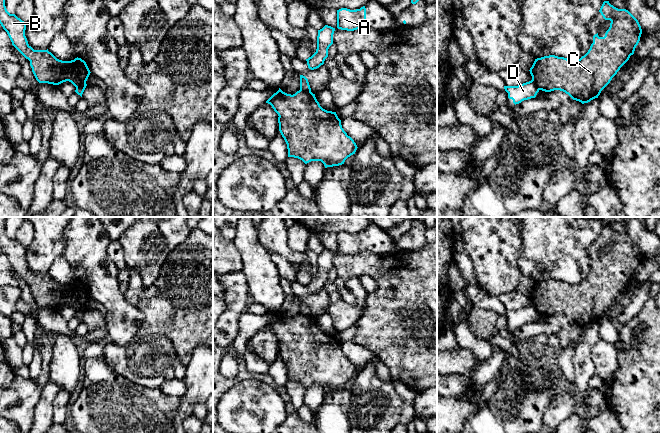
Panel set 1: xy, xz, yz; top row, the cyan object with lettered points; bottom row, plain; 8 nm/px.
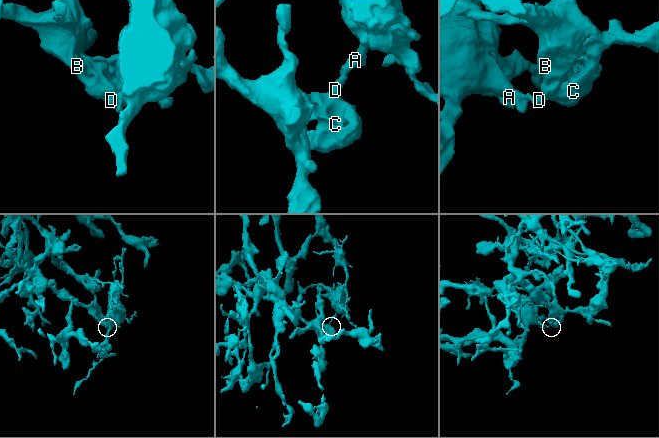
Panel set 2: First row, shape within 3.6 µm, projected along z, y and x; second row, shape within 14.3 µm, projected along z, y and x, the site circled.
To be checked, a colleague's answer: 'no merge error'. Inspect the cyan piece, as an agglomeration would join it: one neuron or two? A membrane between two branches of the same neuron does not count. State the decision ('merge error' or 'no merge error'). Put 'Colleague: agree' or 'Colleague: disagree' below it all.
merge error
Colleague: disagree

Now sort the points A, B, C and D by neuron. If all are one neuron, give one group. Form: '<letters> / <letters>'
A D / B C

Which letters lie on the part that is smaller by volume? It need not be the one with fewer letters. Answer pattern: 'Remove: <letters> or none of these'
Remove: A, D

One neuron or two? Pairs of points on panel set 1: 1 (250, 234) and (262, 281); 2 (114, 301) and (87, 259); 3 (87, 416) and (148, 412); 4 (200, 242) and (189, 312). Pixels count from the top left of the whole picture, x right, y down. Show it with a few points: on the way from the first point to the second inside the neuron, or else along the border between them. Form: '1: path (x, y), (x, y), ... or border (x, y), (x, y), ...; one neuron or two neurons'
1: path (250, 246), (259, 269); one neuron
2: path (106, 291), (95, 269); one neuron
3: path (102, 414), (133, 414); one neuron
4: path (199, 259), (194, 265), (194, 295); one neuron

